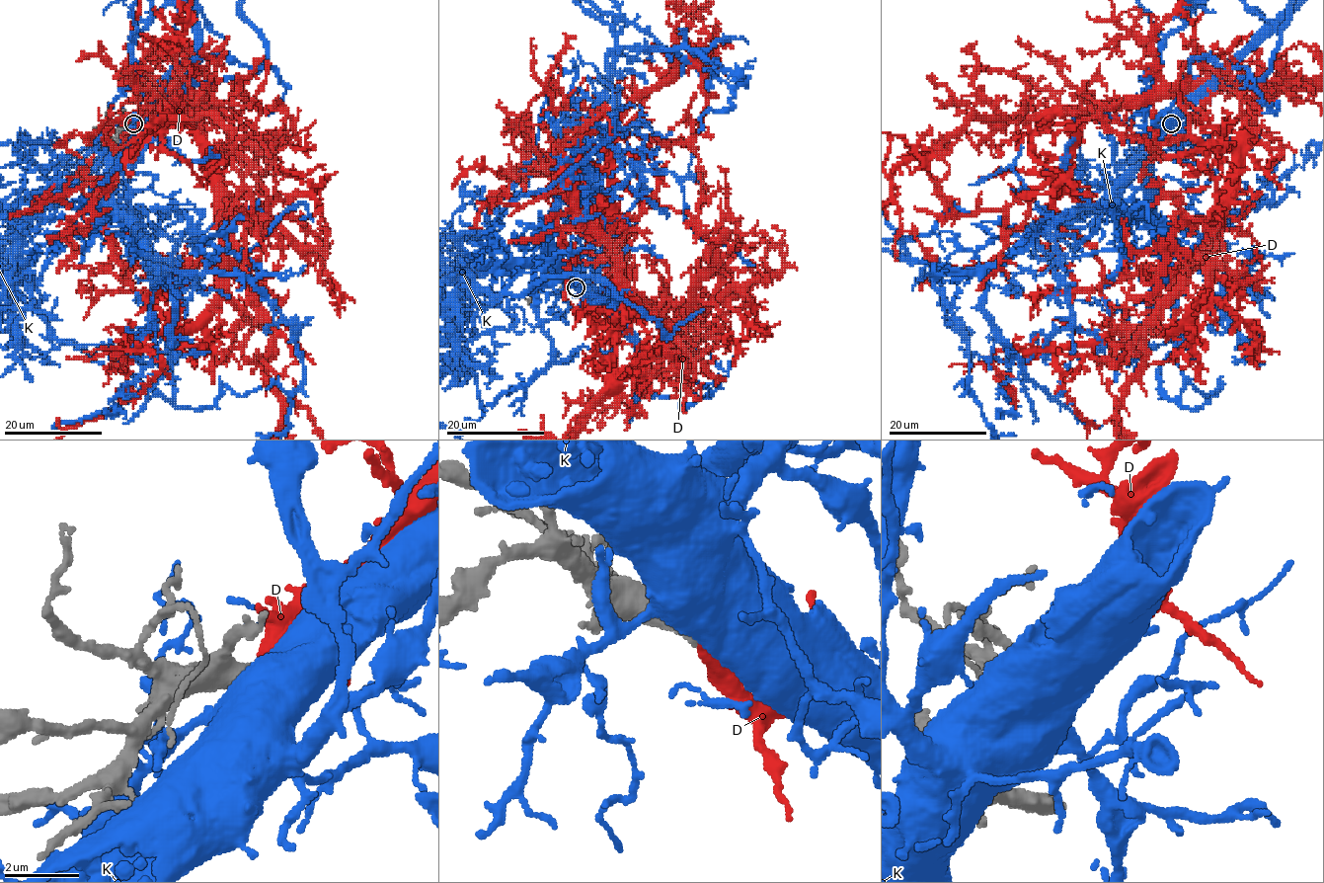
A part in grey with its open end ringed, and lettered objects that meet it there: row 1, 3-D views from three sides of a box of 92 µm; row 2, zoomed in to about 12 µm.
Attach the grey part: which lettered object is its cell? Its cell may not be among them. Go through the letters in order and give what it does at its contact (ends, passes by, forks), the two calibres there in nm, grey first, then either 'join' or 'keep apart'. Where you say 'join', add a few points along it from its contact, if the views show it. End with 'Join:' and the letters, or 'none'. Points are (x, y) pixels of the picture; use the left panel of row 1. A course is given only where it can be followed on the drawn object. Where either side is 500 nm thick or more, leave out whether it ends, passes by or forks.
D: calibres 600 and 400 nm; join
K: calibres 750 and 1000 nm; keep apart
Join: D

